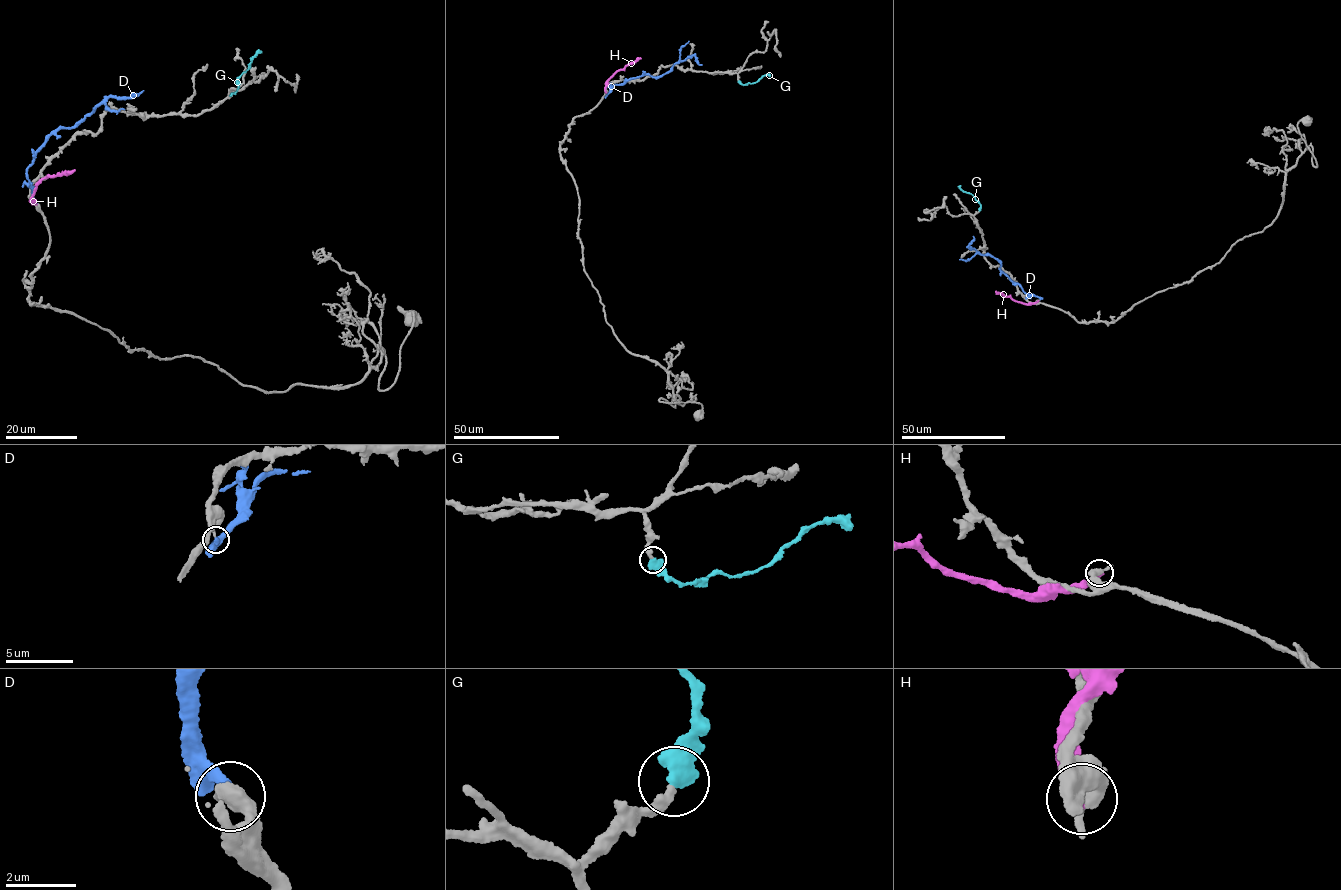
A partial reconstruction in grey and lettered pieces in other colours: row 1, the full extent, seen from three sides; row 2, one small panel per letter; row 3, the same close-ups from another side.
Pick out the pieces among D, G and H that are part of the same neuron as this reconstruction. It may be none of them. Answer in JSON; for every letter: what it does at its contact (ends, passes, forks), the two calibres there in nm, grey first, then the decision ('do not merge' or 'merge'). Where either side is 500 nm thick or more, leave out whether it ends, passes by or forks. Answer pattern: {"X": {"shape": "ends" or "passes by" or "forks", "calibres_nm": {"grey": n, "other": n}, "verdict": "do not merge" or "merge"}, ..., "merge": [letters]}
{"D": {"shape": "ends", "calibres_nm": {"grey": 180, "other": 320}, "verdict": "do not merge"}, "G": {"calibres_nm": {"grey": 320, "other": 550}, "verdict": "merge"}, "H": {"calibres_nm": {"grey": 600, "other": 400}, "verdict": "do not merge"}, "merge": ["G"]}

